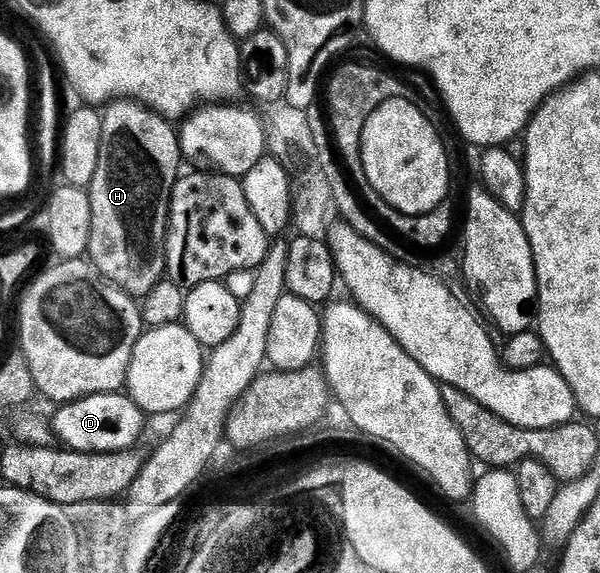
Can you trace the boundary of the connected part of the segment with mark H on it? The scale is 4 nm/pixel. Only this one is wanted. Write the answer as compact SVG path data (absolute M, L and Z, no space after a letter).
M115 100L105 107L102 114L100 160L96 168L96 176L92 176L88 187L90 203L92 204L92 232L90 233L88 258L108 282L111 282L114 286L118 286L125 294L132 295L136 300L146 298L148 292L152 292L152 288L156 288L156 284L160 284L166 278L166 233L170 231L170 197L180 177L178 169L184 166L179 131L175 127L173 130L170 126L173 126L171 119L164 118L161 114L157 114L154 110L149 110L142 103L133 100Z

